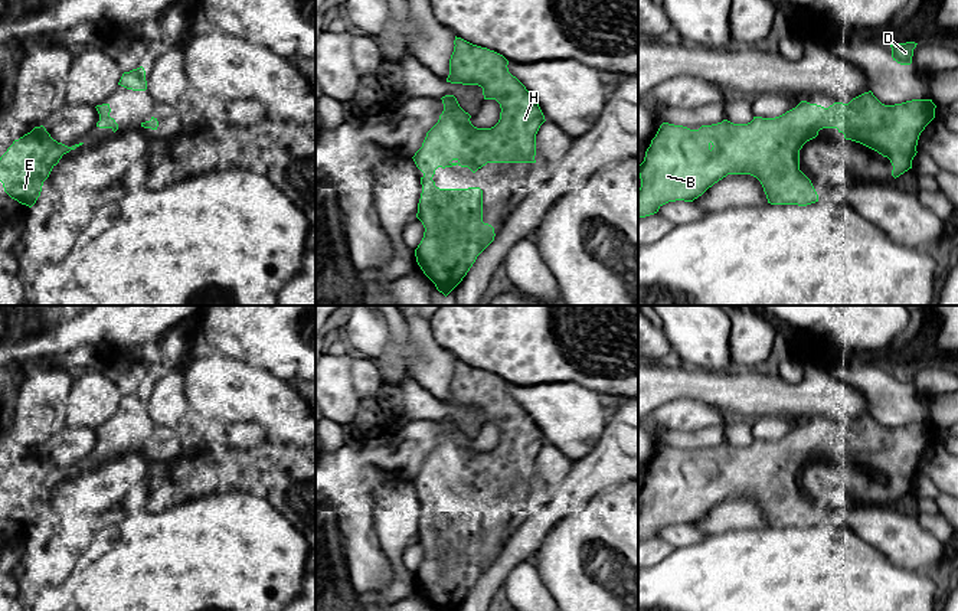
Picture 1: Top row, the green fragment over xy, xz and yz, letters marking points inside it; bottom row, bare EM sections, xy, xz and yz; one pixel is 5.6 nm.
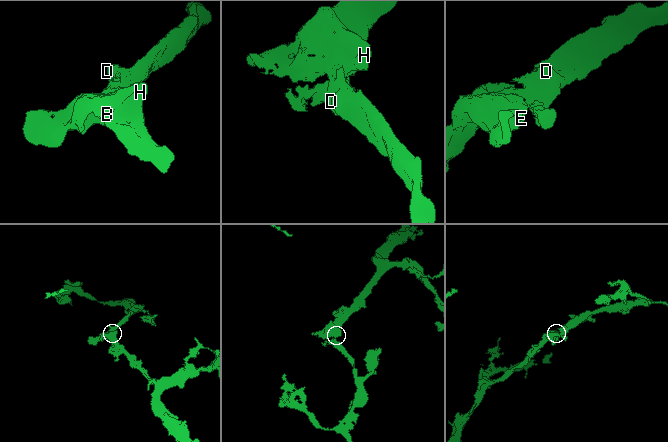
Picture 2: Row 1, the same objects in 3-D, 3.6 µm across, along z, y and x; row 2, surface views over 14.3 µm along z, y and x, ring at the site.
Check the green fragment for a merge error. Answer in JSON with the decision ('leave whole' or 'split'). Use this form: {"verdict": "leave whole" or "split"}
{"verdict": "leave whole"}

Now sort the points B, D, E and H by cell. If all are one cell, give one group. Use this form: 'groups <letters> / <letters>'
groups B D E H

